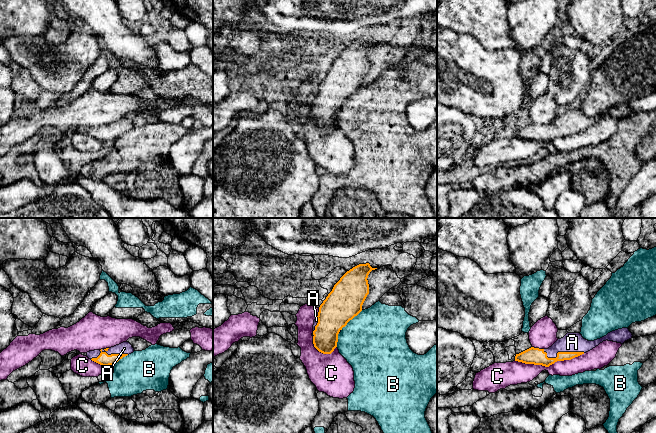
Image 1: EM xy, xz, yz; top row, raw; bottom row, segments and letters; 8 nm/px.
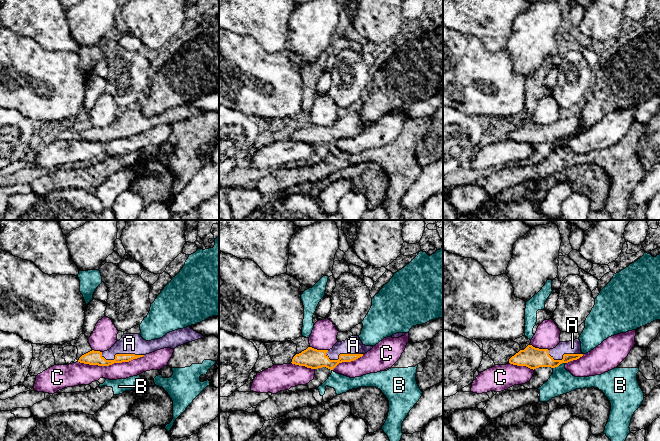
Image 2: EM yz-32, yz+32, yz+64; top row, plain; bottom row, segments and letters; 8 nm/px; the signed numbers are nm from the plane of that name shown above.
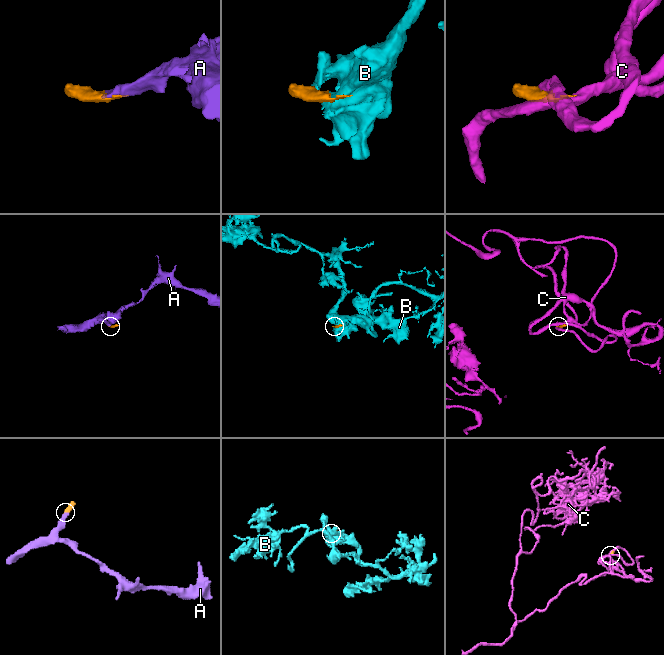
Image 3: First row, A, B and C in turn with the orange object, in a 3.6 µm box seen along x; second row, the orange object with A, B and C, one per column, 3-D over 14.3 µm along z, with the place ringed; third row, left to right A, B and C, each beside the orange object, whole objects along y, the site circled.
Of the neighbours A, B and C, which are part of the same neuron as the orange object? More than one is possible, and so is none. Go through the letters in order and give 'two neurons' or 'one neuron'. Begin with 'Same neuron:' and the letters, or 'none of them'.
Same neuron: A
A: one neuron
B: two neurons
C: two neurons

